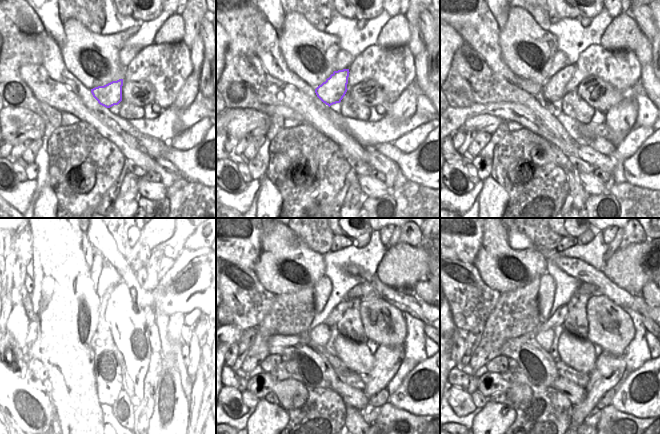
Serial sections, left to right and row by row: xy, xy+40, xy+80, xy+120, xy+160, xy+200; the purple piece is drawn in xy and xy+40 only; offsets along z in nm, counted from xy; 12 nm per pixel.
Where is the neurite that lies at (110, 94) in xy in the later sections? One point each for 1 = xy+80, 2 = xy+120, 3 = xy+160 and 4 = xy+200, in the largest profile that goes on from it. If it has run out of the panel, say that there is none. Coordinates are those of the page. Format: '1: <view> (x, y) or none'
1: xy+80 (554, 90)
2: xy+120 (120, 297)
3: xy+160 (361, 290)
4: xy+200 (584, 289)

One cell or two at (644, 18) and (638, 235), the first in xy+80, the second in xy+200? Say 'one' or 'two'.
one

